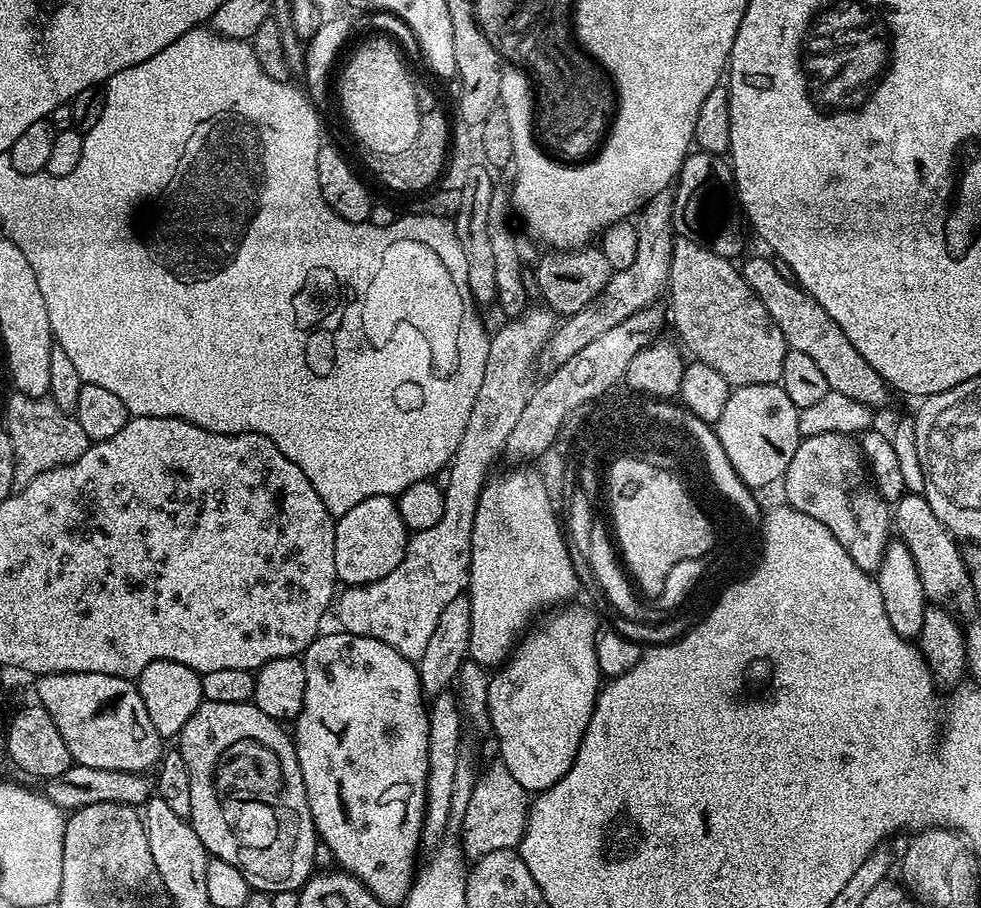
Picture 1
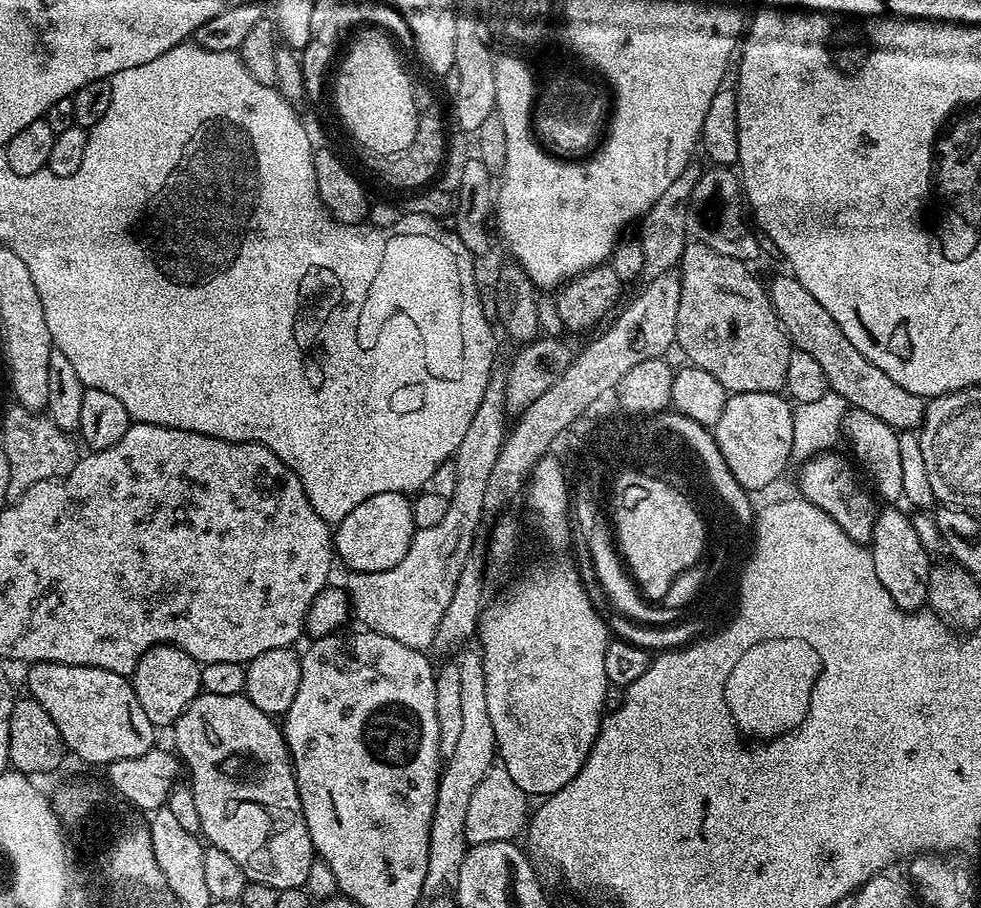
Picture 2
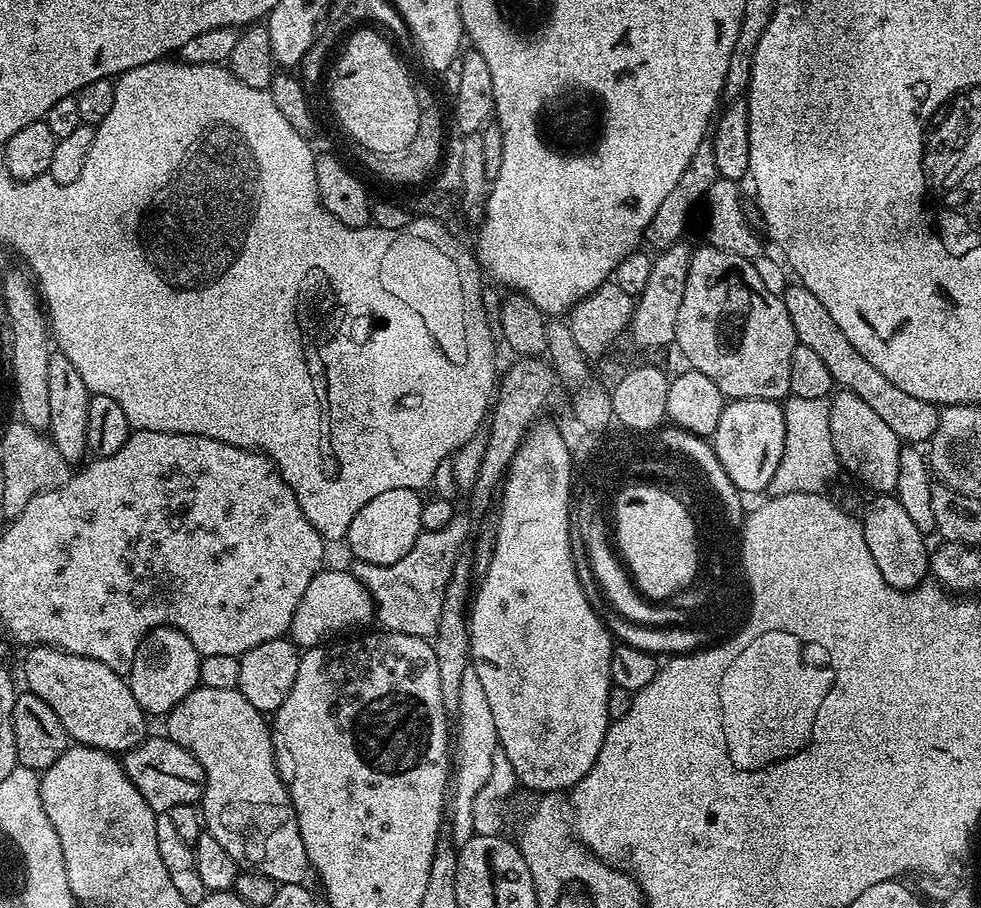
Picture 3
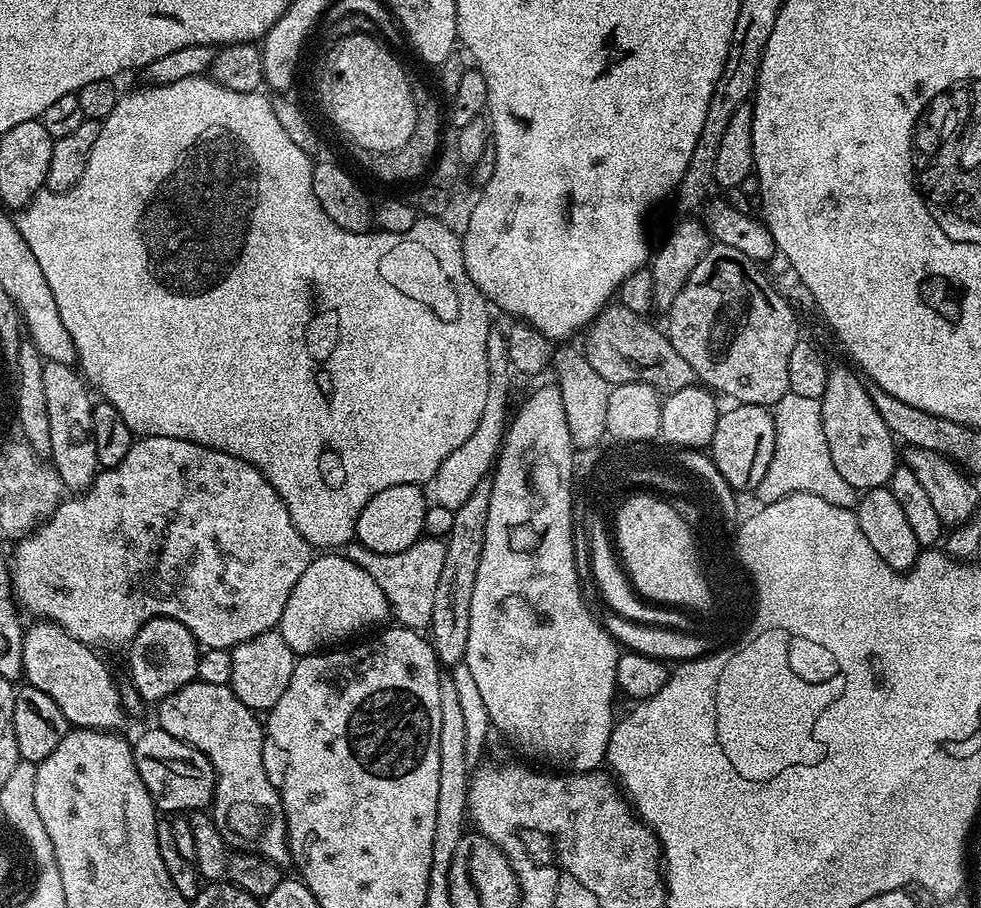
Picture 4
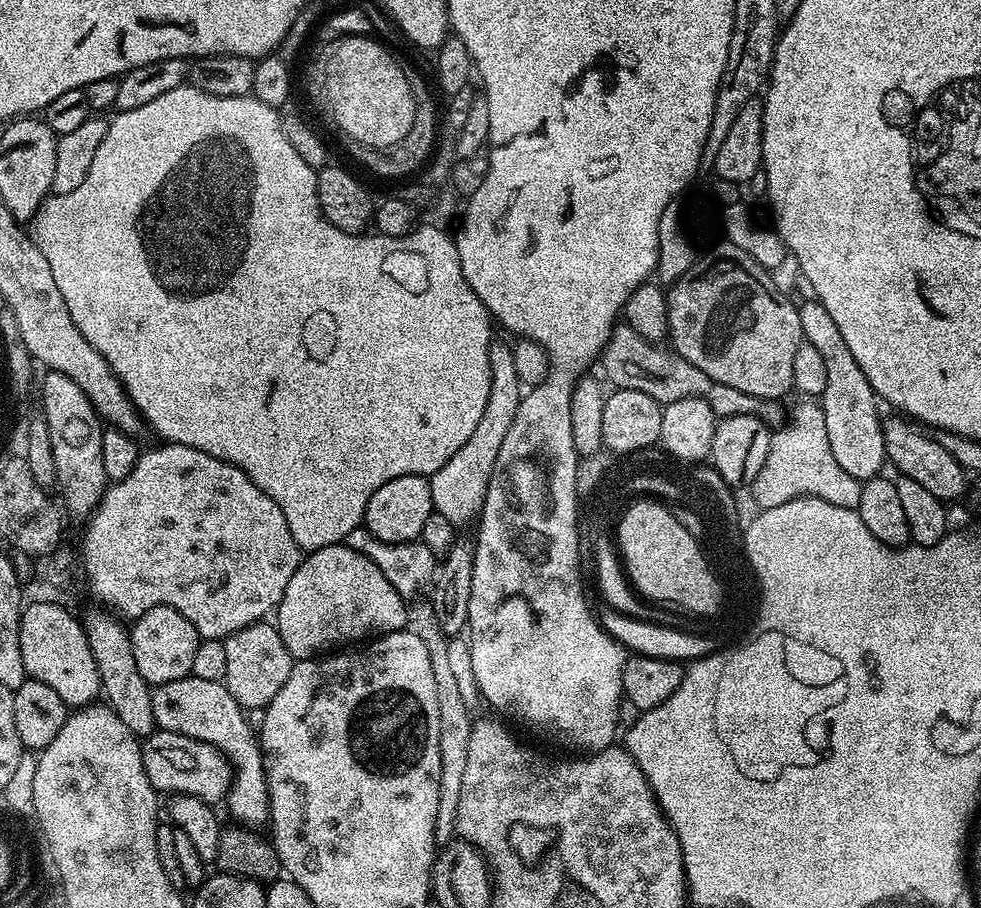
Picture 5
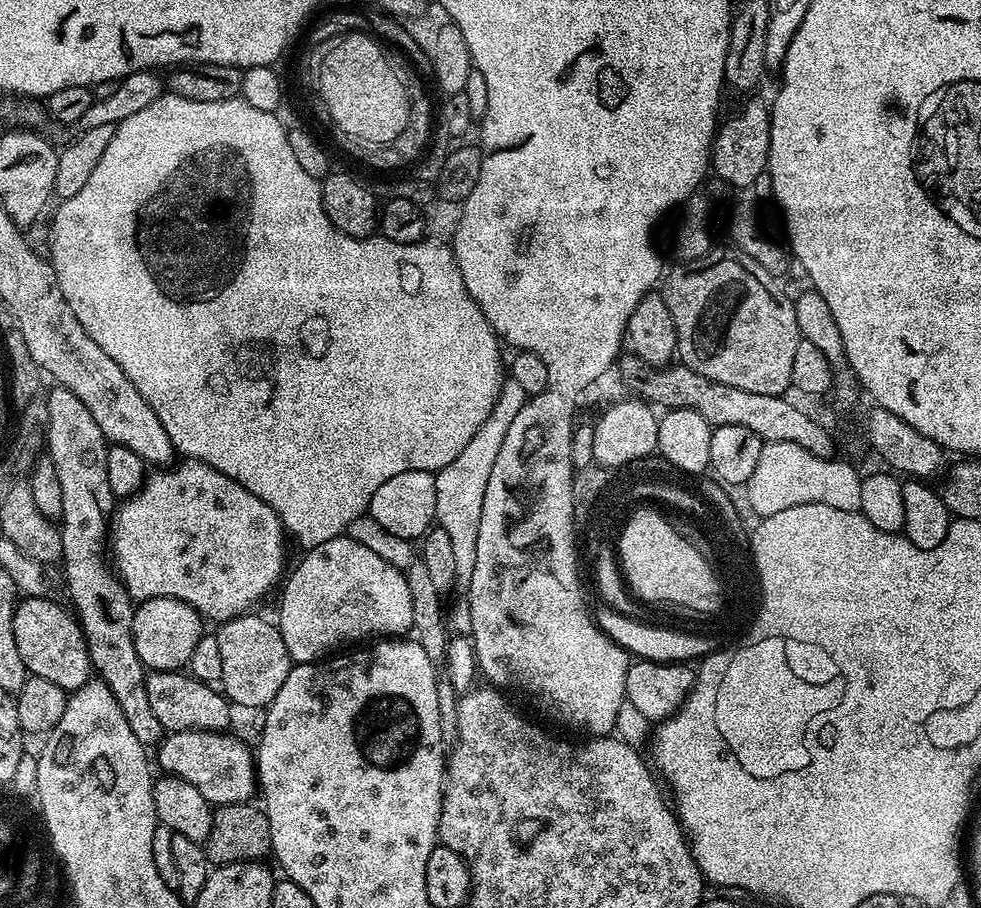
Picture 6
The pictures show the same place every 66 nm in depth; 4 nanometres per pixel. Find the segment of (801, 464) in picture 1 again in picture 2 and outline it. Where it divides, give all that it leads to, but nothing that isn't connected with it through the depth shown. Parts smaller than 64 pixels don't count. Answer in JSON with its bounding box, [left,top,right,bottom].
[800,452,877,544]

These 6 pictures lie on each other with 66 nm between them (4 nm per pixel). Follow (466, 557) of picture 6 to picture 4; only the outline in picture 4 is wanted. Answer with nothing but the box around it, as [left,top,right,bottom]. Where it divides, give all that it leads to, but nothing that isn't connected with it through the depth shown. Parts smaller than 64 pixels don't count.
[430,326,514,510]

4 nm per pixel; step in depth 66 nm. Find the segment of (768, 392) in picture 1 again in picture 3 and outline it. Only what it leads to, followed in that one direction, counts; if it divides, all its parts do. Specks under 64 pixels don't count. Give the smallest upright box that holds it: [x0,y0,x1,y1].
[710,398,785,494]

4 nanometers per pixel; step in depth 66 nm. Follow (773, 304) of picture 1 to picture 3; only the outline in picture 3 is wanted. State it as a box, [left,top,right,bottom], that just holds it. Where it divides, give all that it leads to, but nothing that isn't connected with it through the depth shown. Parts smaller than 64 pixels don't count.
[782,282,940,445]

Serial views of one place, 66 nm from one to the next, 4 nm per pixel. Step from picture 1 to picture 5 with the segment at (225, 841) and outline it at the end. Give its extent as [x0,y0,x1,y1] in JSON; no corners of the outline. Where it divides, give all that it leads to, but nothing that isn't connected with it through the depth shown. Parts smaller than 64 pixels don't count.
[151,674,272,830]

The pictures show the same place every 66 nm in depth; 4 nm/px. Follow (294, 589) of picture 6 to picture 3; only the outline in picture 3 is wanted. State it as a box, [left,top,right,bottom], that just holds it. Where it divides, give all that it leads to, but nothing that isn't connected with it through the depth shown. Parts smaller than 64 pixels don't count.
[289,568,375,650]

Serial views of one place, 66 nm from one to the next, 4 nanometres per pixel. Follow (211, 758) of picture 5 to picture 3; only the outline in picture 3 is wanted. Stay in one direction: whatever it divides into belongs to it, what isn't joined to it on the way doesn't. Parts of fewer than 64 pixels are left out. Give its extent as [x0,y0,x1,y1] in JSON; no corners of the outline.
[123,735,204,814]

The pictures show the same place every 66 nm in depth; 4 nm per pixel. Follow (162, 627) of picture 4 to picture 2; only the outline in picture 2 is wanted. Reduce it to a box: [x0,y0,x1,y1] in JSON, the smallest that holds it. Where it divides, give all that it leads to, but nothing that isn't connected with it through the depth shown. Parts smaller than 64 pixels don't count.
[130,644,201,730]

